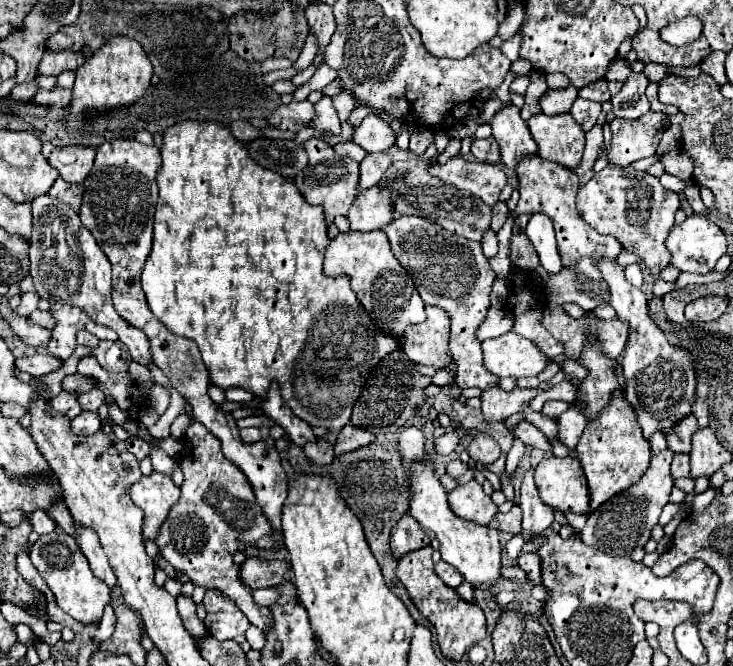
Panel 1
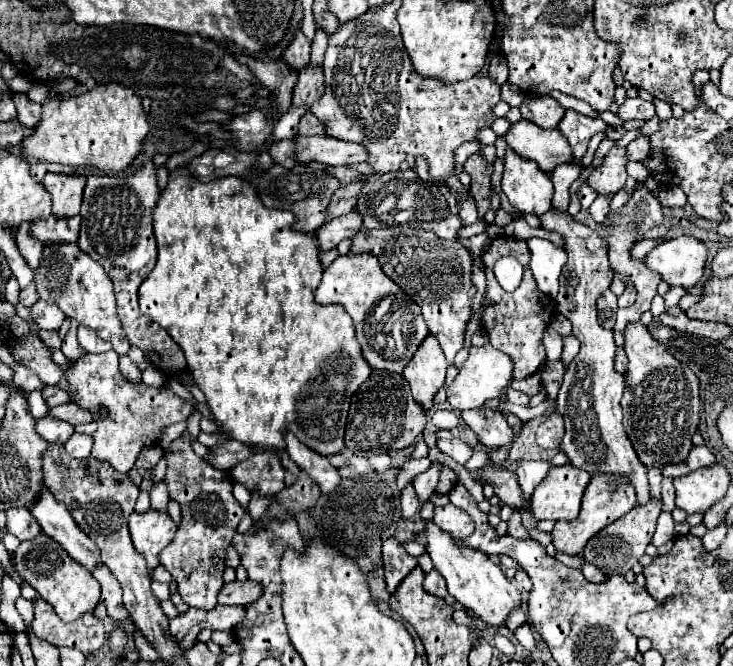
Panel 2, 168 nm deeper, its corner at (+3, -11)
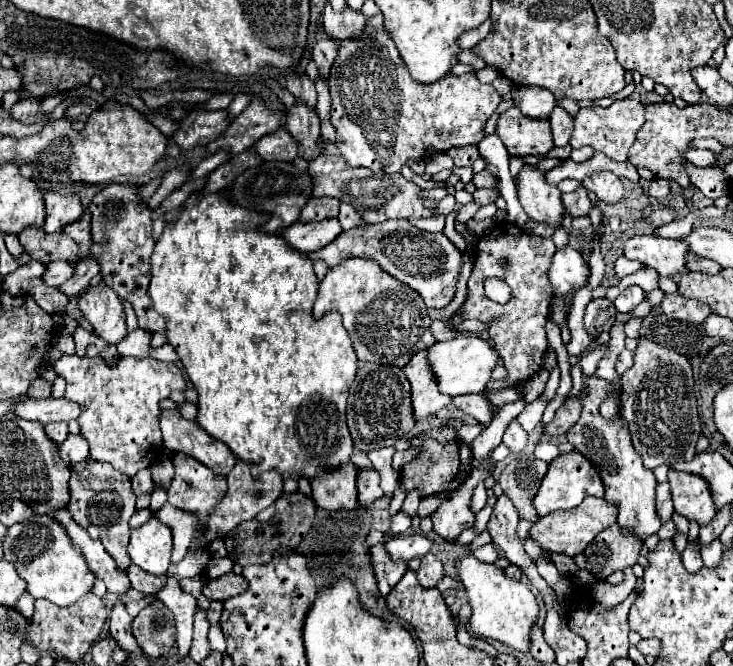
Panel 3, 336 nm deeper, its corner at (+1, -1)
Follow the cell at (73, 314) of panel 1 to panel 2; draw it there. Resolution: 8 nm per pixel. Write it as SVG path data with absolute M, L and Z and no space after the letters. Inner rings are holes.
M79 325L77 331L79 345L87 351L81 359L75 361L71 369L65 371L65 379L69 383L67 393L73 403L93 413L93 421L99 425L93 437L93 451L91 455L99 461L109 463L115 471L129 473L137 455L145 447L153 447L159 443L159 437L165 427L185 421L193 413L193 403L175 395L167 385L163 387L149 387L145 383L131 383L127 381L117 365L117 353L111 351L111 343L97 337L95 331ZM107 351L107 353L105 353ZM101 353L101 355L91 355ZM105 407L107 415L101 415L99 409Z

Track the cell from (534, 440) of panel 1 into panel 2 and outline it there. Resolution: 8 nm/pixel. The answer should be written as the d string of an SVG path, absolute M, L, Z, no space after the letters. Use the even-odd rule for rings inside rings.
M489 407L471 409L471 411L463 411L461 417L483 445L503 447L513 439L513 431L507 425L507 419L497 409L489 409Z

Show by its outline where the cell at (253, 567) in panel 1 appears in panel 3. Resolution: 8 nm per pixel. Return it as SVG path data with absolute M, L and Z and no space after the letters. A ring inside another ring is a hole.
M227 573L219 579L211 579L203 587L203 595L215 601L227 601L229 597L235 597L247 589L247 579L243 579L237 573Z

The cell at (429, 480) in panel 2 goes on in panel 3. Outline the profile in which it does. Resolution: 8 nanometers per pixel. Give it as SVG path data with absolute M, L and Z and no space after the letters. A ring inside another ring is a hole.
M415 489L415 491L409 491L409 493L407 493L407 499L405 499L405 503L403 503L403 511L405 511L405 513L409 513L411 517L415 517L415 515L417 515L419 501L421 501L419 491L417 491L417 489Z

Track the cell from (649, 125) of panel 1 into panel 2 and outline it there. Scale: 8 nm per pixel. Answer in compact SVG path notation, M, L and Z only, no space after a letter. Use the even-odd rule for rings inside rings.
M623 147L611 149L603 159L603 167L599 167L597 173L589 175L587 185L597 195L615 195L617 191L623 189L623 185L627 181L625 163L627 163L625 149Z

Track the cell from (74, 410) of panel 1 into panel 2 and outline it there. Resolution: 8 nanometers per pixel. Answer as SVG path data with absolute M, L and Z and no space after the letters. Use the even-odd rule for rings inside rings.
M43 417L37 421L37 433L47 441L47 443L65 443L73 435L73 427L65 421Z

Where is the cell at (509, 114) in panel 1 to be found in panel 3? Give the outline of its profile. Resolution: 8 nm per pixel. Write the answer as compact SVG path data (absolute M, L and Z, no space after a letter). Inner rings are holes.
M525 163L517 175L517 195L525 213L533 221L559 225L563 219L563 201L557 185L547 183L545 171Z

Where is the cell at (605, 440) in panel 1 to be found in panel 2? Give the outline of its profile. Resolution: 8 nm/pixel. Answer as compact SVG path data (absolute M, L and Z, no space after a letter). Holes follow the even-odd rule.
M593 475L591 483L589 483L589 487L587 487L587 491L583 495L583 505L581 505L579 517L575 521L571 521L571 523L555 523L555 527L551 531L555 549L561 551L561 553L567 553L567 555L581 553L585 543L597 531L601 531L603 527L607 527L615 519L629 513L633 507L635 507L635 491L625 479L617 479L617 483L607 483L605 475Z

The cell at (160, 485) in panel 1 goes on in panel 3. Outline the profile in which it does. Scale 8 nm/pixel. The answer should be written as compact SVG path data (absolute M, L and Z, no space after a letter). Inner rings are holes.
M155 515L141 527L131 531L129 557L131 561L151 575L165 575L173 549L171 527L161 523Z

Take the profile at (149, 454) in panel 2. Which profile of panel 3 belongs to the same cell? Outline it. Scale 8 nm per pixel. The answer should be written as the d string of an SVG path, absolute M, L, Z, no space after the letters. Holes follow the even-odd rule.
M149 469L139 471L131 481L133 481L133 489L135 489L135 493L137 493L137 495L141 495L141 493L145 493L145 491L153 491L153 487L155 487L155 483L153 483L153 479L151 479L151 471L149 471Z

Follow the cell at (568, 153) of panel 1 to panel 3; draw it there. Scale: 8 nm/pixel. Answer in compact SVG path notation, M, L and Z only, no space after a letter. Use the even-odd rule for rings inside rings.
M511 107L499 117L495 133L511 155L545 155L553 149L549 121L527 117L517 107Z

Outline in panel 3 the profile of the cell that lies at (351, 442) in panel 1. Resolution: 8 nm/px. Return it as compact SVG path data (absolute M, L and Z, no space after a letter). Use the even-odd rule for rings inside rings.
M357 467L357 491L361 503L373 503L375 499L383 497L379 487L379 473L371 467Z

